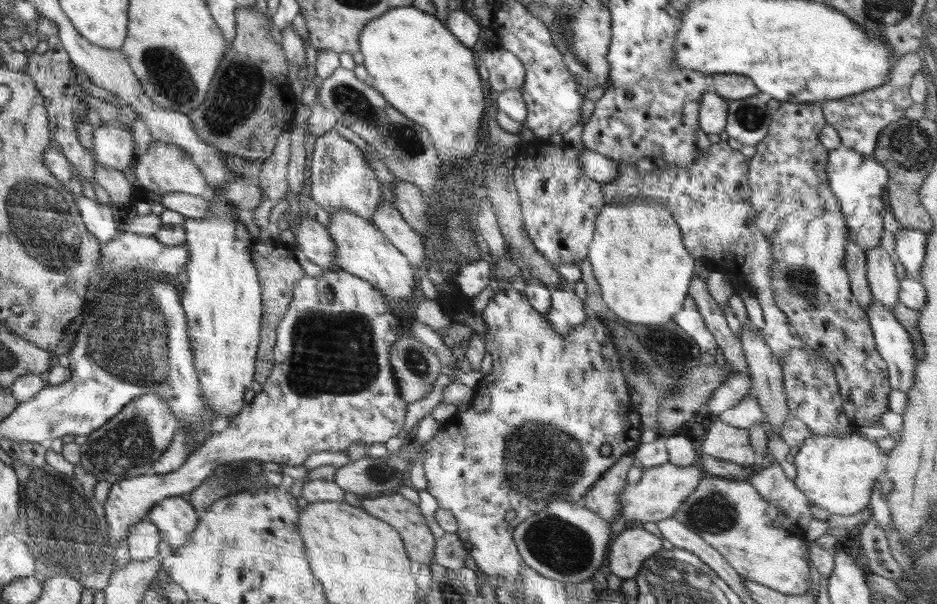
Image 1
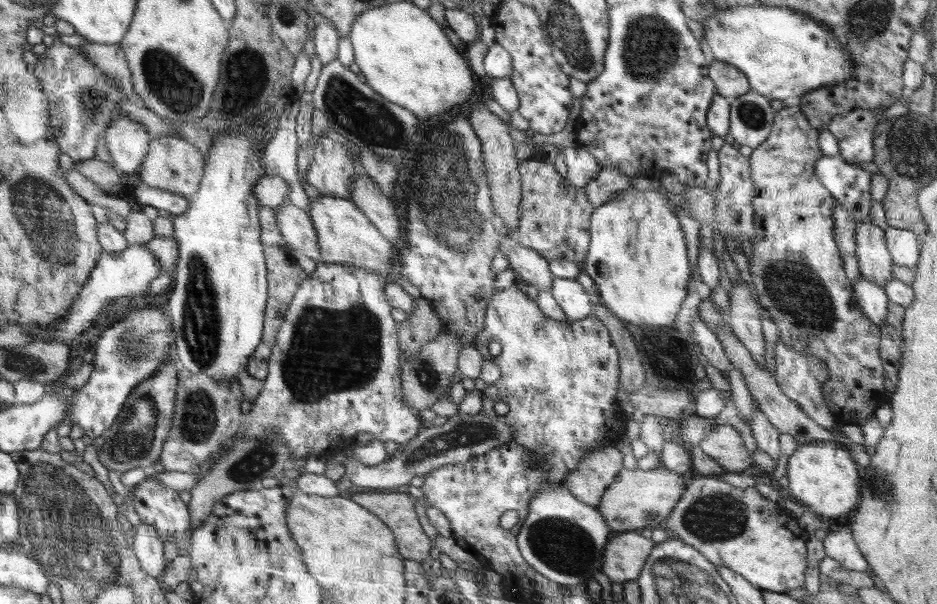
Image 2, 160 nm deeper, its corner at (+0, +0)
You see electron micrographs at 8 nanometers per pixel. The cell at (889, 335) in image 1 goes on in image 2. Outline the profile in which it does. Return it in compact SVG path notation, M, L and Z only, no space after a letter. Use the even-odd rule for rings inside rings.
M858 277L853 282L853 291L864 314L881 328L886 318L889 301L885 290L867 278Z

